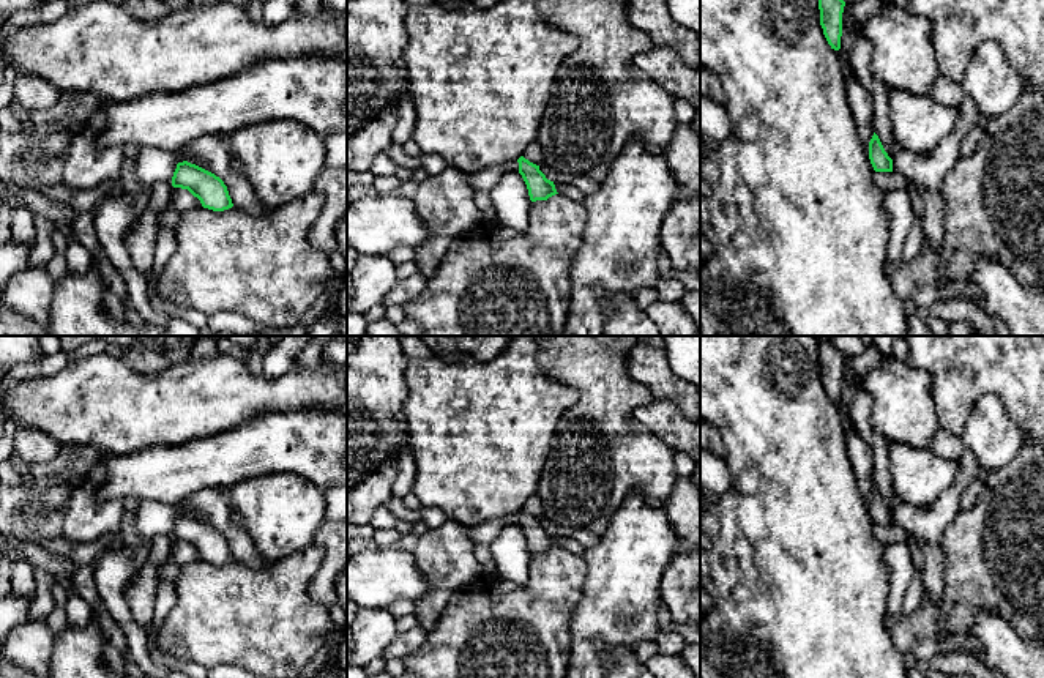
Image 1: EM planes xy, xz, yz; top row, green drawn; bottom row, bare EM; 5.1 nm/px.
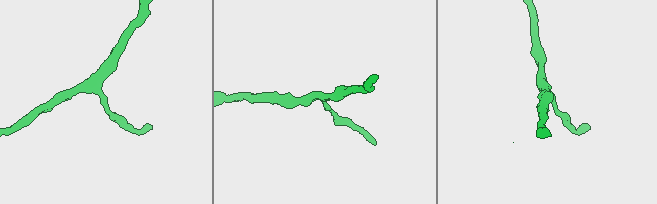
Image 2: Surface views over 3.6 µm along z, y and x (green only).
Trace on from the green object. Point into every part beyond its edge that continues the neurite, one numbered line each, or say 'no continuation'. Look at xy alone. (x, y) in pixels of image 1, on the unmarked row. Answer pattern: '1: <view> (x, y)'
no continuation

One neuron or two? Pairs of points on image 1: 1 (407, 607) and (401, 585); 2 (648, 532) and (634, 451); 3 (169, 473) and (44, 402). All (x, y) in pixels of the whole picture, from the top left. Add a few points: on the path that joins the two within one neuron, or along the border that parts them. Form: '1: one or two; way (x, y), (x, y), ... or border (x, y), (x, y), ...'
1: two; border (413, 601), (393, 601), (385, 607)
2: two; border (666, 508), (633, 491), (612, 514)
3: two; border (169, 445), (153, 445), (128, 454), (106, 454)

